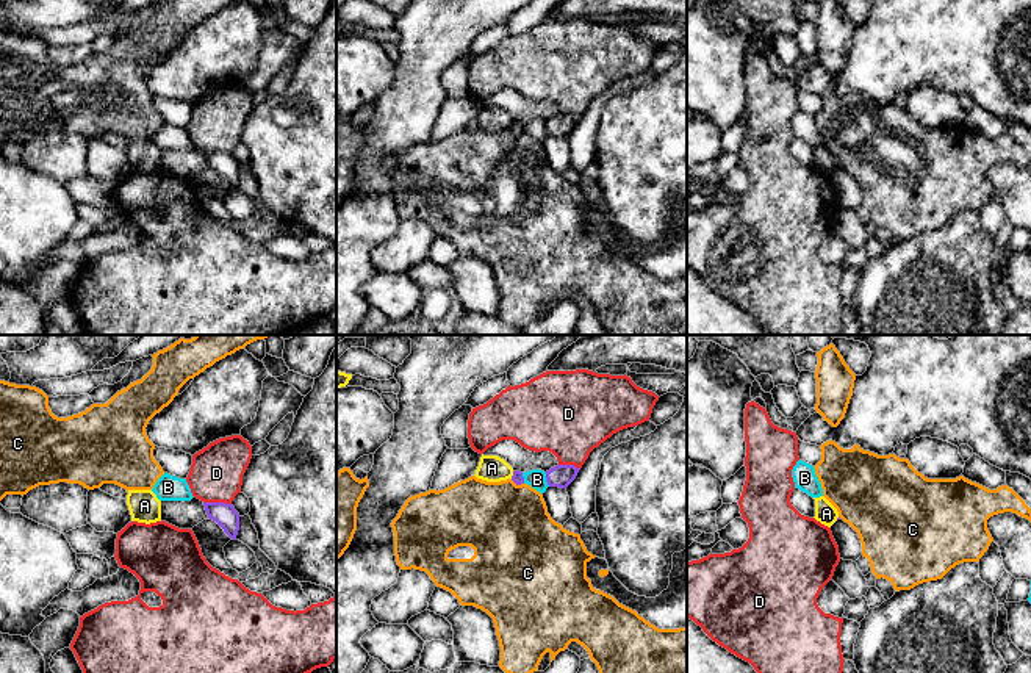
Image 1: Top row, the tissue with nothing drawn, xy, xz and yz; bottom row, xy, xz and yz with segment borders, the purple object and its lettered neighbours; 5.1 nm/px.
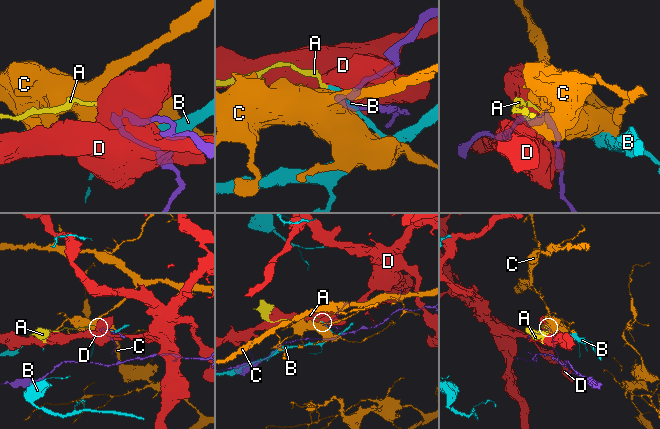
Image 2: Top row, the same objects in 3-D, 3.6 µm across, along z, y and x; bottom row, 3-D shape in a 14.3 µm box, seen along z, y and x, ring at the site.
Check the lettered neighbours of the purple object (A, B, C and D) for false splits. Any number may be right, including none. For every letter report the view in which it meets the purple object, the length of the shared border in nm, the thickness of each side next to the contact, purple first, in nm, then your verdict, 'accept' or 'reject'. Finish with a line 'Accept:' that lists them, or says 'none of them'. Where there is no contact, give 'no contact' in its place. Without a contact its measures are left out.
A: meets purple in xz; contact 40 nm long; 60 nm thick on the purple side, 140 nm on the other; reject
B: meets purple in xz; contact 80 nm long; 120 nm thick on the purple side, 100 nm on the other; reject
C: meets purple in xz; contact 80 nm long; 60 nm thick on the purple side, 440 nm on the other; reject
D: meets purple in xy; contact 140 nm long; 120 nm thick on the purple side, 280 nm on the other; reject
Accept: none of them

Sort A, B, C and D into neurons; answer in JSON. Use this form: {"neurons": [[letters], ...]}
{"neurons": [["A"], ["B"], ["C"], ["D"]]}

